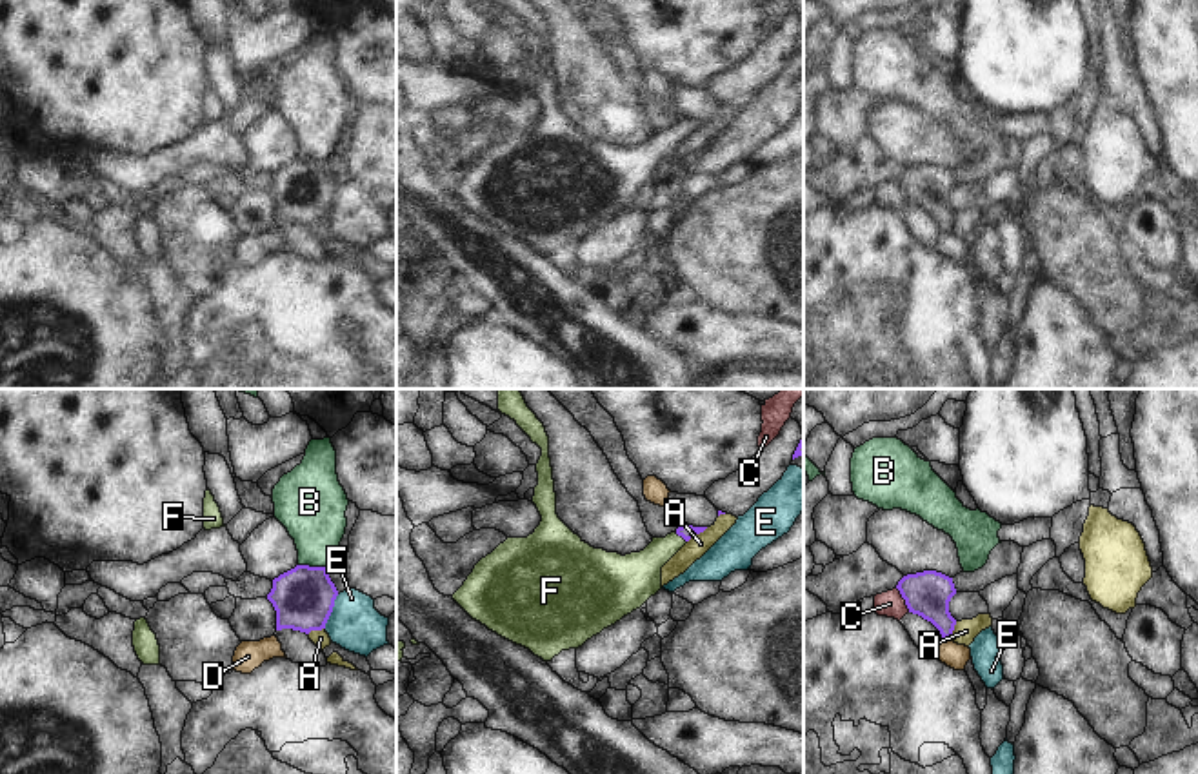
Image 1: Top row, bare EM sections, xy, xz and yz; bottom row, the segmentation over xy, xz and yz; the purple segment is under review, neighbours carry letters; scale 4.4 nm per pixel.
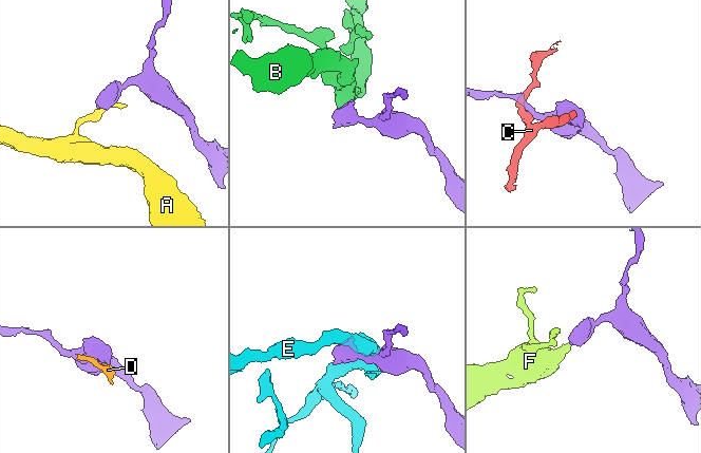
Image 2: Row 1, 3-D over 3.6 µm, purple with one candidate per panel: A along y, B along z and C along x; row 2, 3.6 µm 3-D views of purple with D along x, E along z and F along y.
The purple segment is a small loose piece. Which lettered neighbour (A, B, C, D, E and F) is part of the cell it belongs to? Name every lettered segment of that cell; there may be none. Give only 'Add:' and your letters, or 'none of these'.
Add: F

